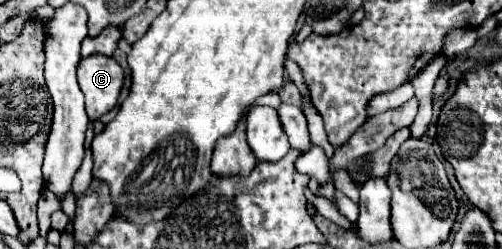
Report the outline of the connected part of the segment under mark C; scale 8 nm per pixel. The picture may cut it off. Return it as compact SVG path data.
M94 54L78 64L78 84L86 96L86 114L98 120L110 112L124 86L124 70L114 58Z

